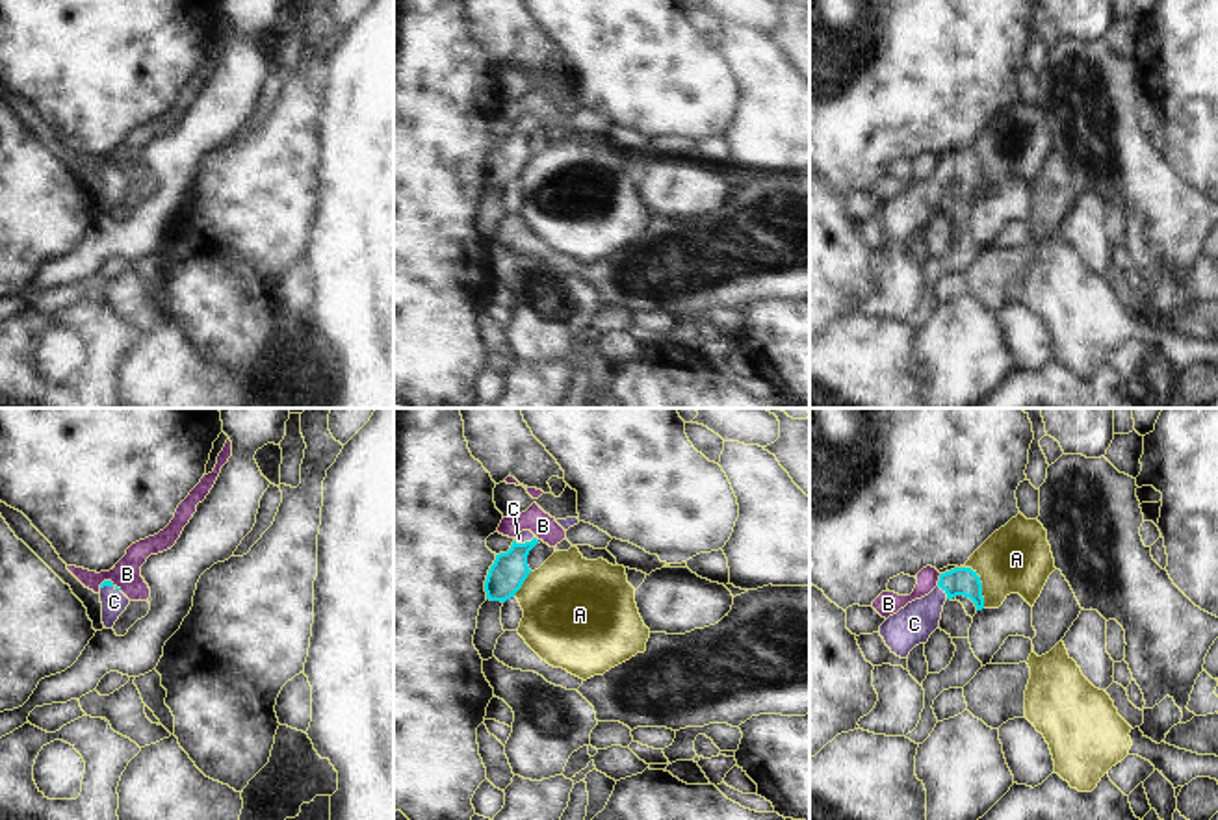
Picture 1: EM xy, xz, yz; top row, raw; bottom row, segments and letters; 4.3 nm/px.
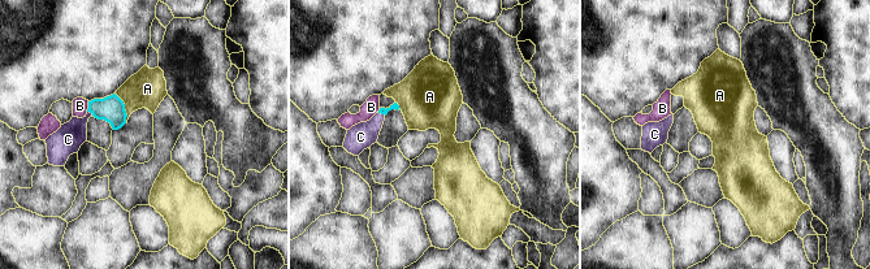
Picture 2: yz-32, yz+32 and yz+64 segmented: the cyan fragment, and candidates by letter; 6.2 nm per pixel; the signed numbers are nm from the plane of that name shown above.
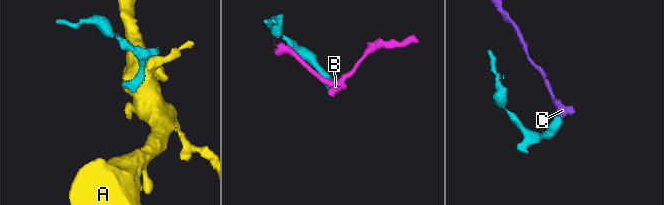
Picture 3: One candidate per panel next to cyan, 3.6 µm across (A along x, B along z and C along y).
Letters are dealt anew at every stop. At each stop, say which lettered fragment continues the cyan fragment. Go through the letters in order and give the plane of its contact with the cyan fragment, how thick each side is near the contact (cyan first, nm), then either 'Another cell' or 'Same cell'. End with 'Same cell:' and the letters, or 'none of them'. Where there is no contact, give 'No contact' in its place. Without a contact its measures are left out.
A: Touches cyan in yz. Thickness 130 nm (cyan) against 300 nm. Another cell
B: Touches cyan in yz. Thickness 130 nm (cyan) against 110 nm. Another cell
C: Touches cyan in yz. Thickness 130 nm (cyan) against 170 nm. Same cell
Same cell: C

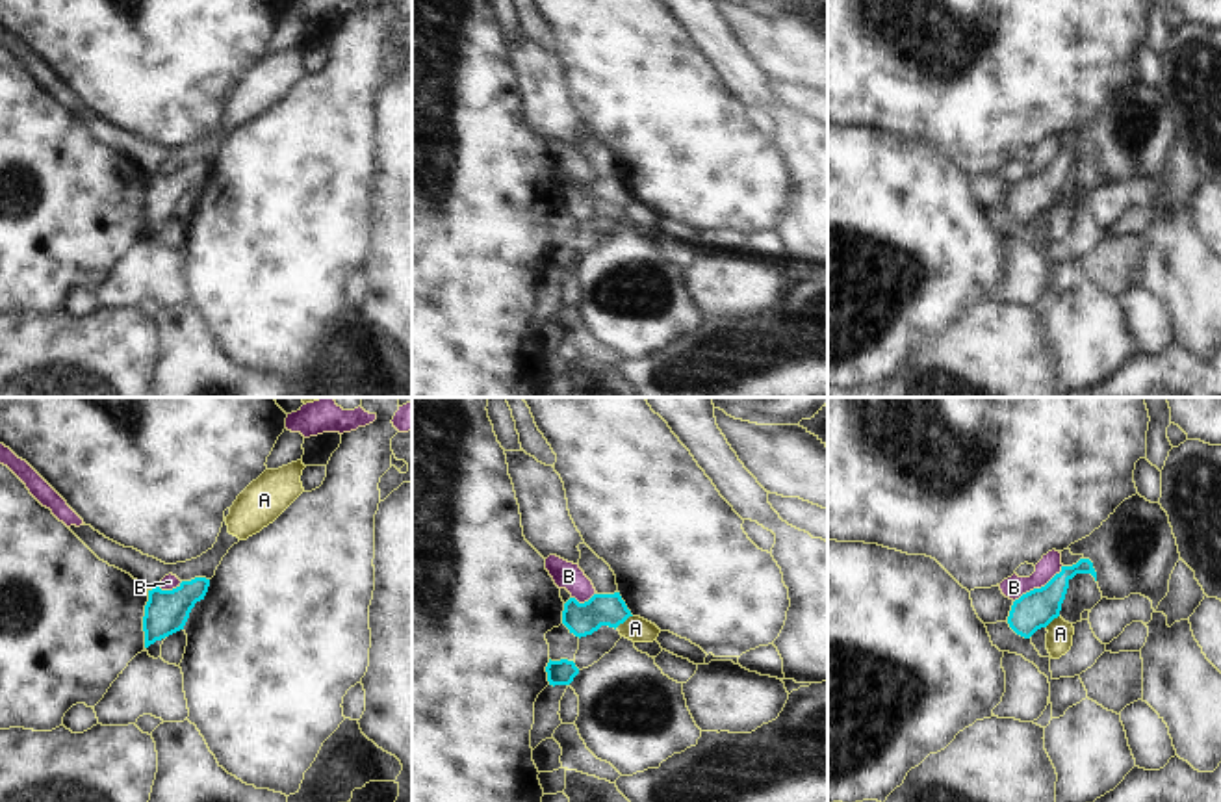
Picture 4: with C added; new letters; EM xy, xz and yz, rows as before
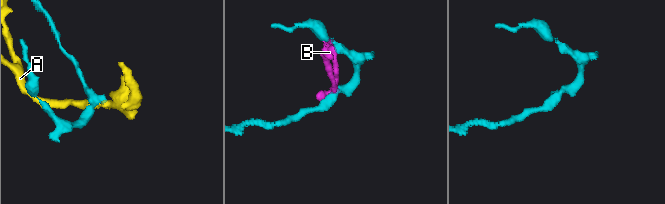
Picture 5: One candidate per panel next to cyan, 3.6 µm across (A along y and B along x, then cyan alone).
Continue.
A: Touches cyan in xz. Thickness 140 nm (cyan) against 110 nm. Another cell
B: Touches cyan in yz. Thickness 170 nm (cyan) against 100 nm. Another cell
Same cell: none of them

